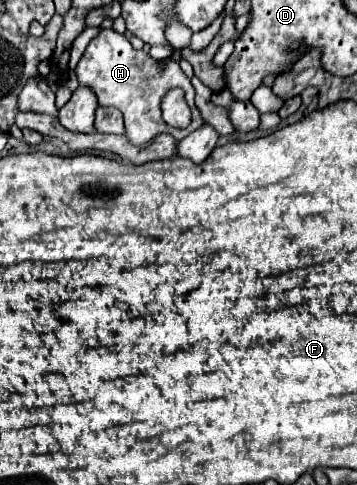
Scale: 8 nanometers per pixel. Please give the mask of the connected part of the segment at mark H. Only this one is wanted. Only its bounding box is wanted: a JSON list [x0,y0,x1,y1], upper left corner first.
[76,29,204,145]

